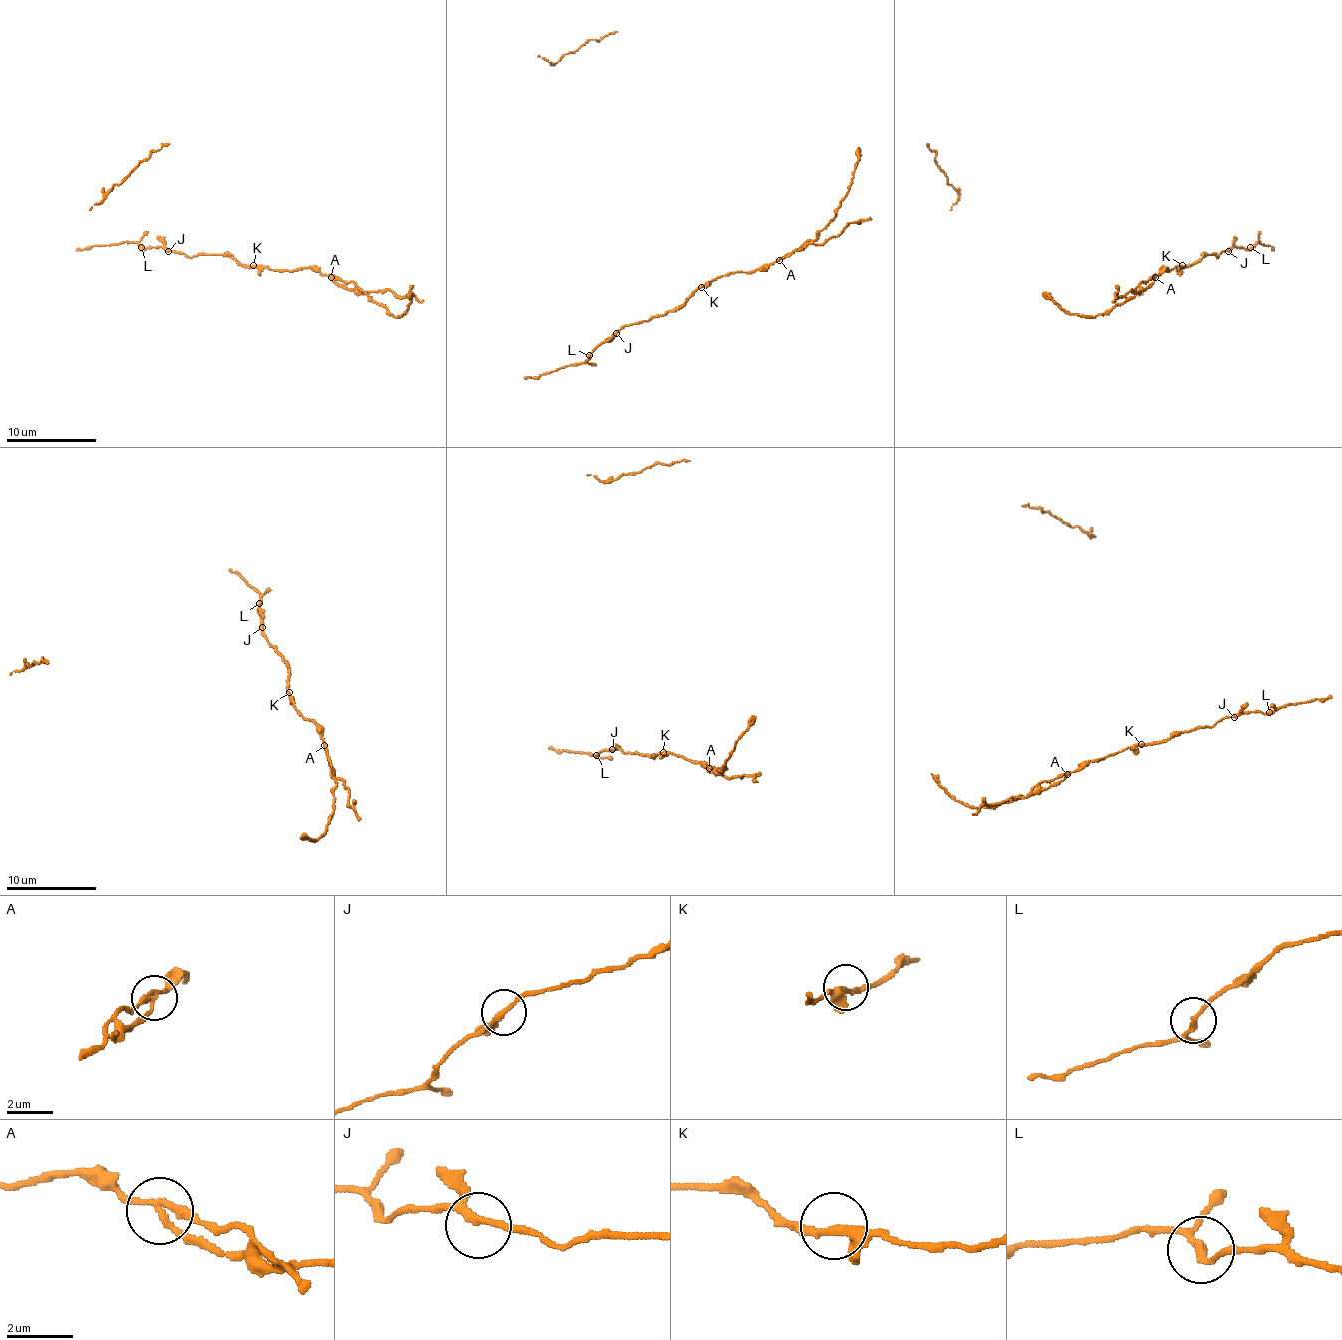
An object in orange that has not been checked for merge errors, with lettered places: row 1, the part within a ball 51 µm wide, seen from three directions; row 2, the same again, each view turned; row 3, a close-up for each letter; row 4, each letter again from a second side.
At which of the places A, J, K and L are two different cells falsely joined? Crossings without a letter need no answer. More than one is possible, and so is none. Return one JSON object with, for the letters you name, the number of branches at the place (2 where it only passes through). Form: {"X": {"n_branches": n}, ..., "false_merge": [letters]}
{"A": {"n_branches": 3}, "false_merge": ["A"]}

